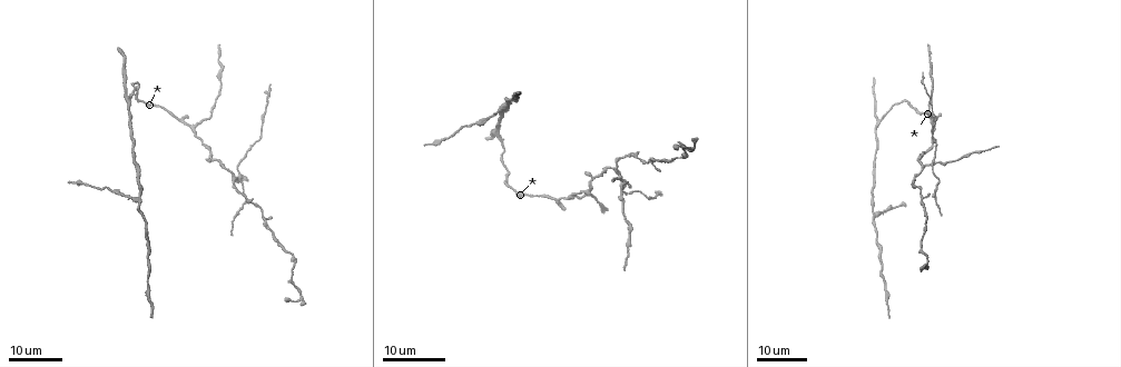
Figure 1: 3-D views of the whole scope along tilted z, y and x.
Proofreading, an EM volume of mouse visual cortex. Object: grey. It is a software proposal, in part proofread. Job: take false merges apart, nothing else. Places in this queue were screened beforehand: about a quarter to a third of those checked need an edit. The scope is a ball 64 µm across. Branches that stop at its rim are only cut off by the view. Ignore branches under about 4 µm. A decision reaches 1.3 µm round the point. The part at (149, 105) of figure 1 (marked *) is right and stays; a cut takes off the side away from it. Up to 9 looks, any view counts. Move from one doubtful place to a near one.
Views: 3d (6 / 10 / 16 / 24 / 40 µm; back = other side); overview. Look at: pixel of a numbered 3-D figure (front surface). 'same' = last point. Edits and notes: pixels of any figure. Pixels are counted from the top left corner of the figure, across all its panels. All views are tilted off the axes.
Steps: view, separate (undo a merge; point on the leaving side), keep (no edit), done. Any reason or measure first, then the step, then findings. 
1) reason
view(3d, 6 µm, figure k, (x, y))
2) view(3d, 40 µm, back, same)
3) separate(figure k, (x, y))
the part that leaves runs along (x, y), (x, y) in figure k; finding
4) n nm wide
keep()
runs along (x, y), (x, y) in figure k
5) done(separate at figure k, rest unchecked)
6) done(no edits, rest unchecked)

view(3d, 24 µm, figure 1, (126, 98))

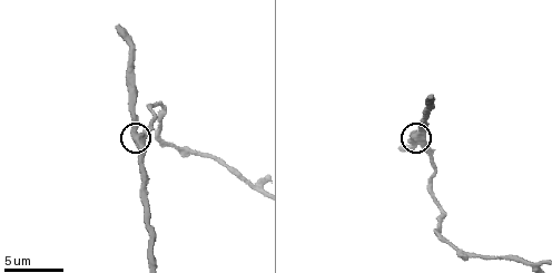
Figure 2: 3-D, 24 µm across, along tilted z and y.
view(3d, 6 µm, figure 2, (136, 138))

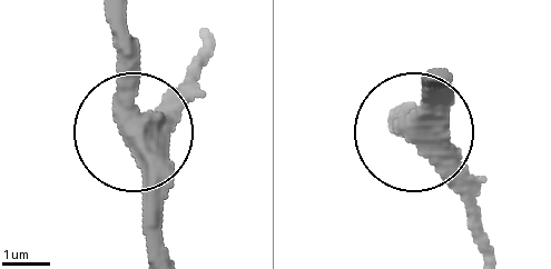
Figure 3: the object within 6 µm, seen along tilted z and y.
470 nm wide
keep()
runs along (196, 47), (192, 86), (139, 125), (123, 19) in figure 3; one neuron here

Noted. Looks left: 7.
arms part here
view(3d, 24 µm, figure 1, (137, 201))

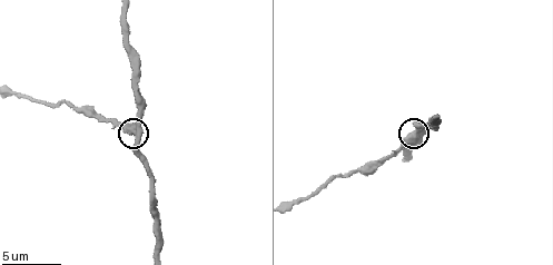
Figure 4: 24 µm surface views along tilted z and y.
view(3d, 10 µm, figure 4, (132, 134))

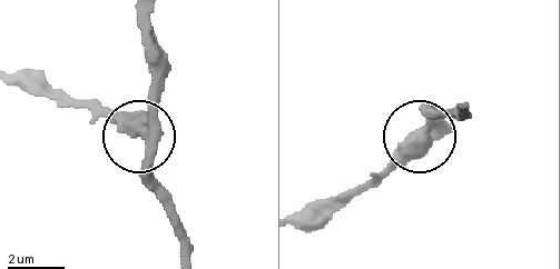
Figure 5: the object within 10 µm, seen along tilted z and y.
3 arms
separate(figure 5, (416, 157))
the part that leaves runs along (433, 123), (379, 177), (301, 211) in figure 5; a second neuron is stuck on

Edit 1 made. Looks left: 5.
a fork
view(3d, 16 µm, figure 1, (191, 130))

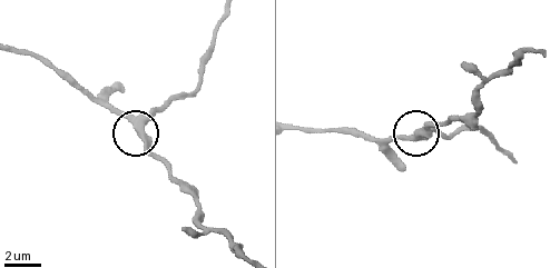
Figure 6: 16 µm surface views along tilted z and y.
zoom in
view(3d, 6 µm, figure 6, (142, 128))

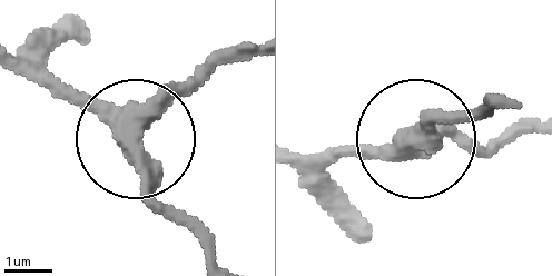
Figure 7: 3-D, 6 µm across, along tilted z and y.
410 nm wide
keep()
runs along (302, 154), (501, 144) in figure 7; continuous, no second neuron

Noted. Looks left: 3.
two arms at a narrow angle
view(3d, 16 µm, figure 1, (239, 176))

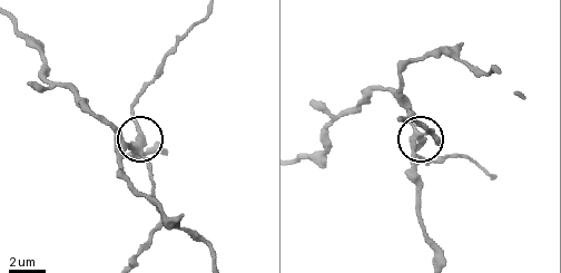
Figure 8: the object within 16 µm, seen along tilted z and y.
view(3d, 10 µm, figure 8, (421, 139))

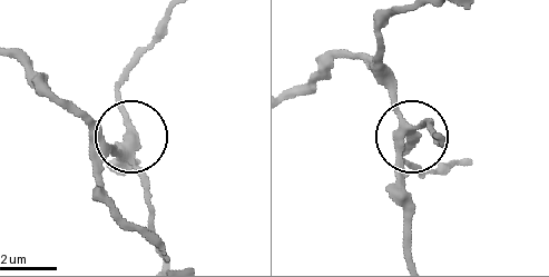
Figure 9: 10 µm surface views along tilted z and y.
310 nm wide
separate(figure 9, (124, 114))
the part that leaves runs along (133, 145), (118, 80), (164, 16) in figure 9; a second neuron is stuck on

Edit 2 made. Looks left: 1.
done(separate at figure 5, separate at figure 9, rest unchecked)

